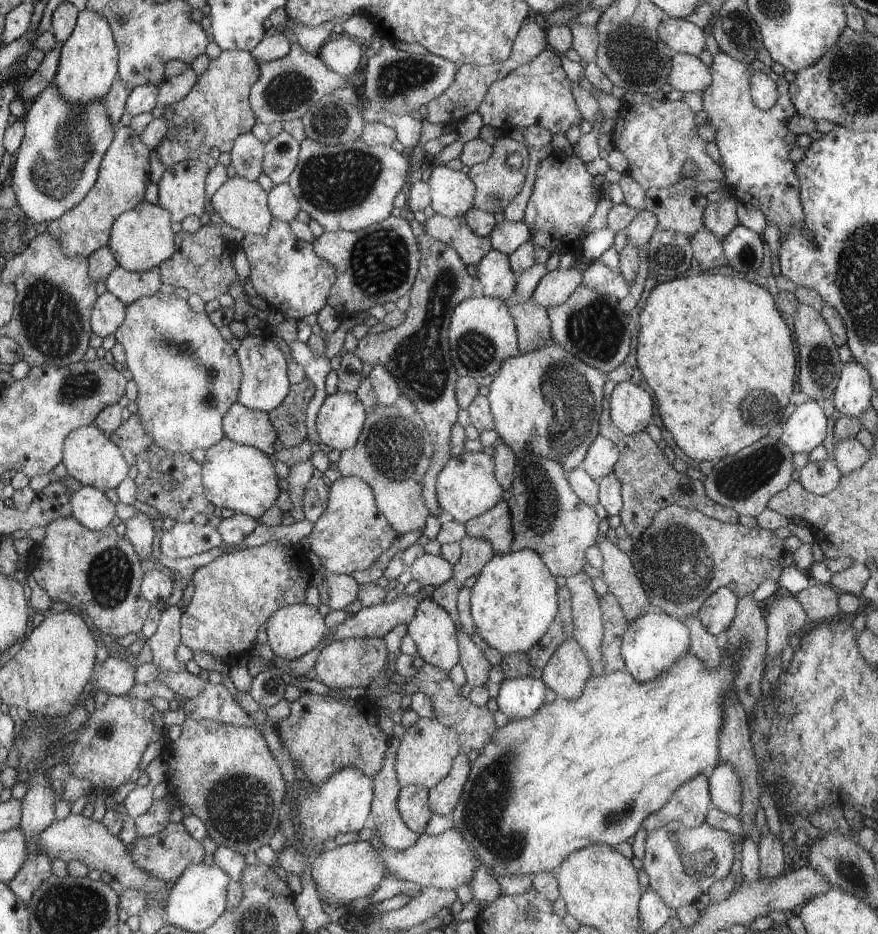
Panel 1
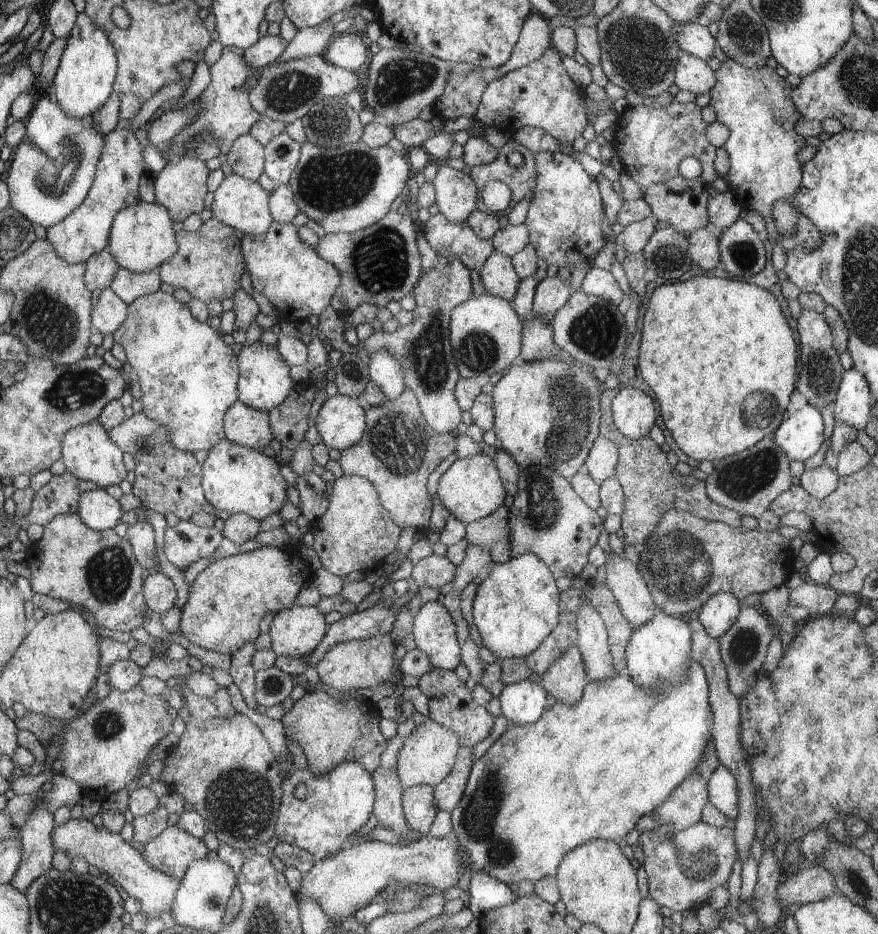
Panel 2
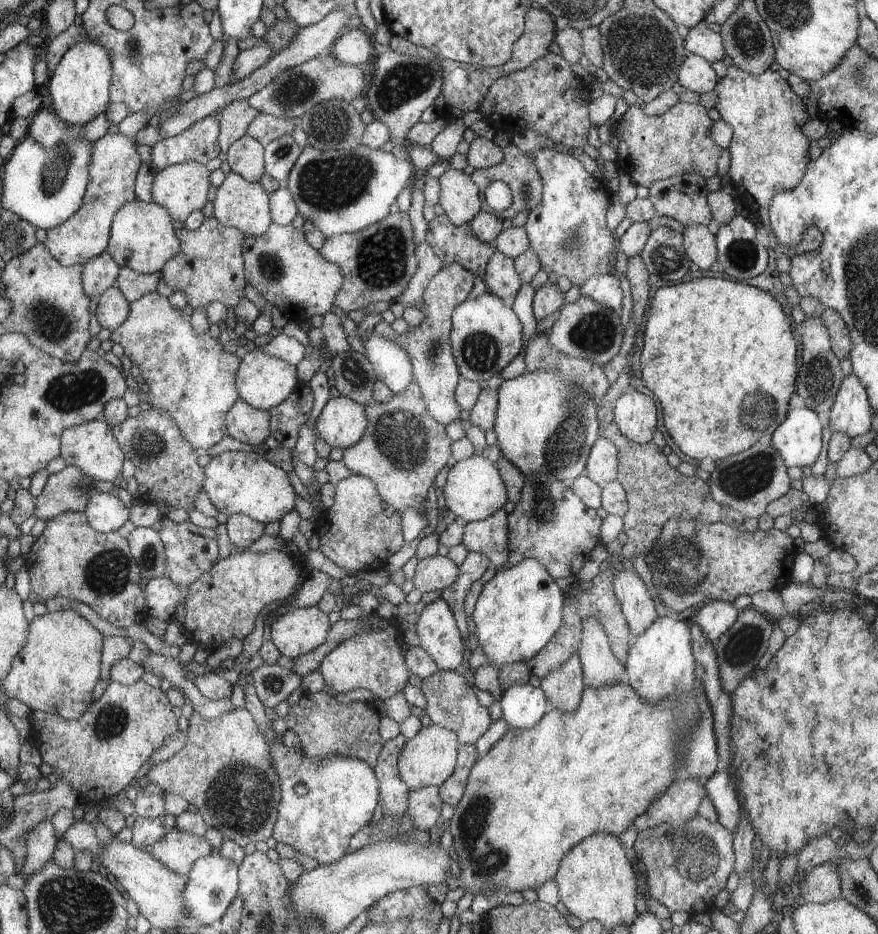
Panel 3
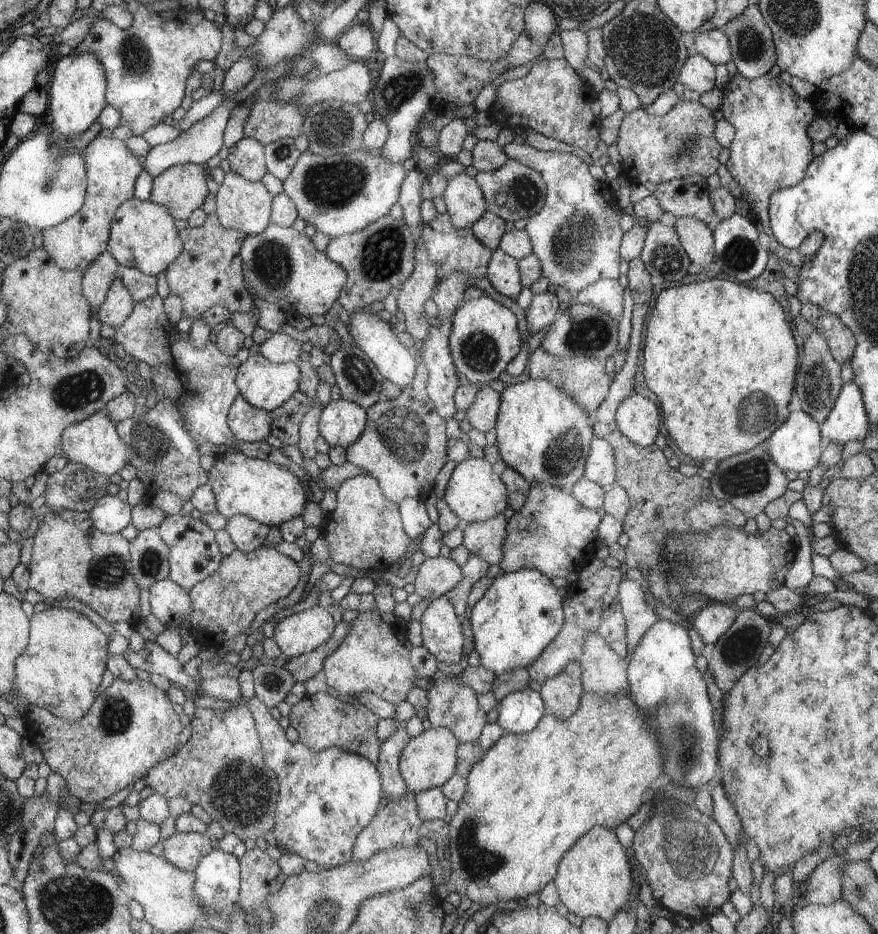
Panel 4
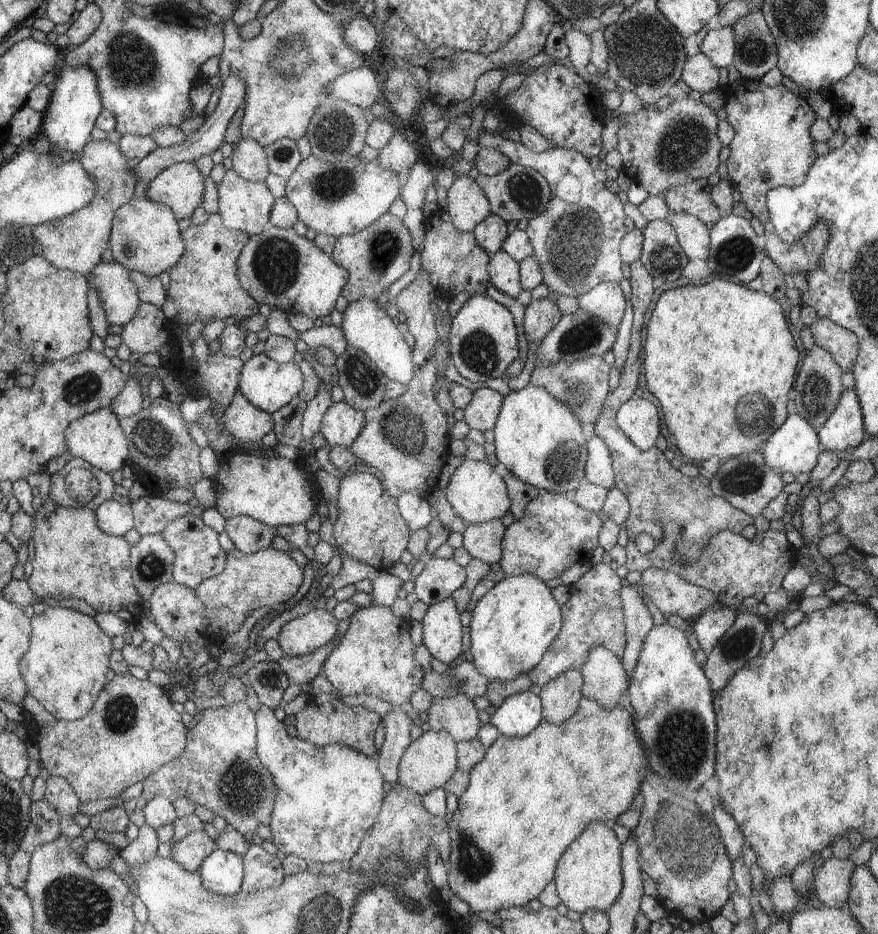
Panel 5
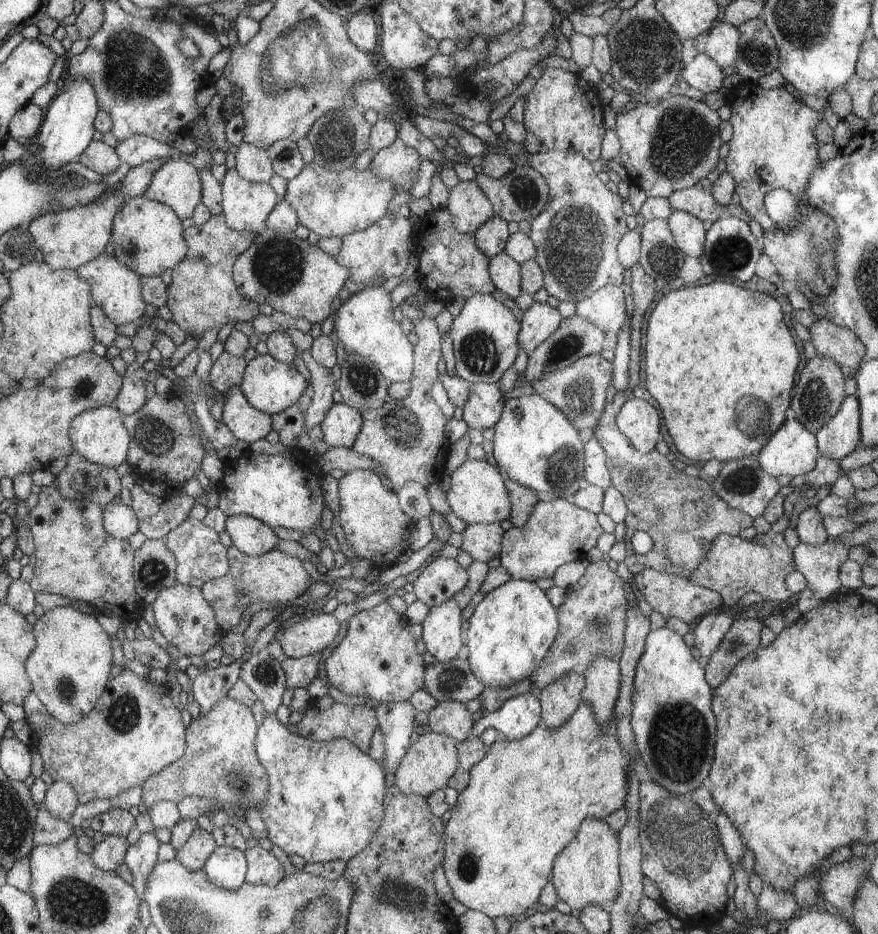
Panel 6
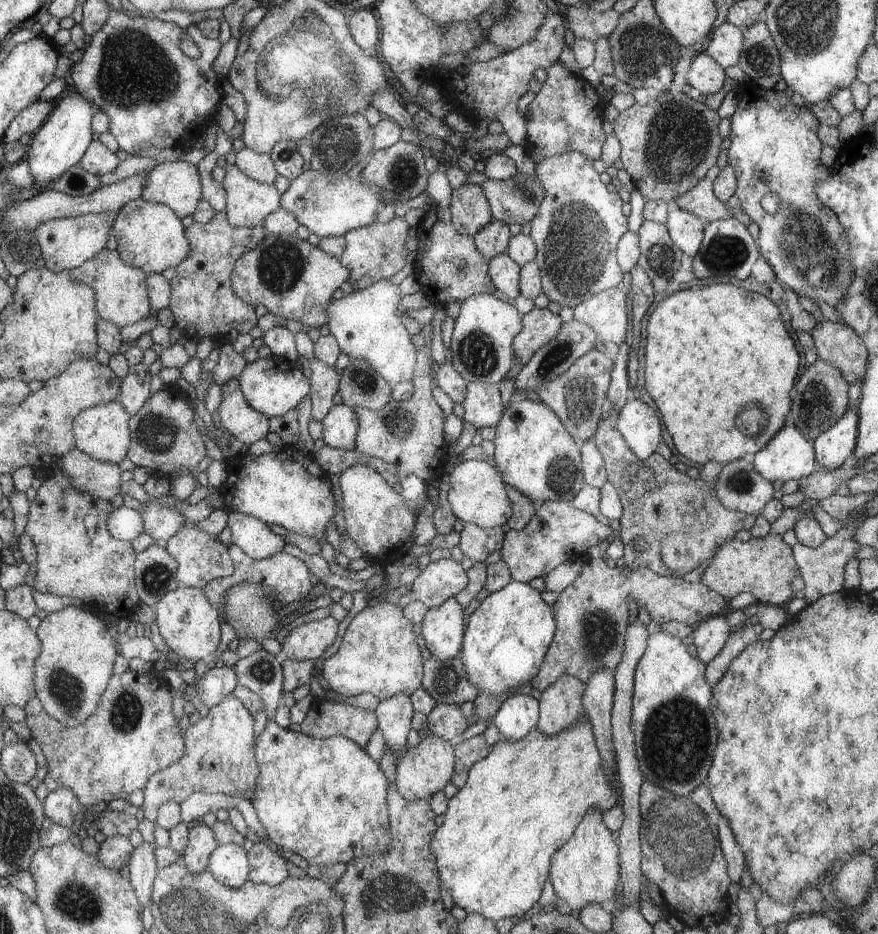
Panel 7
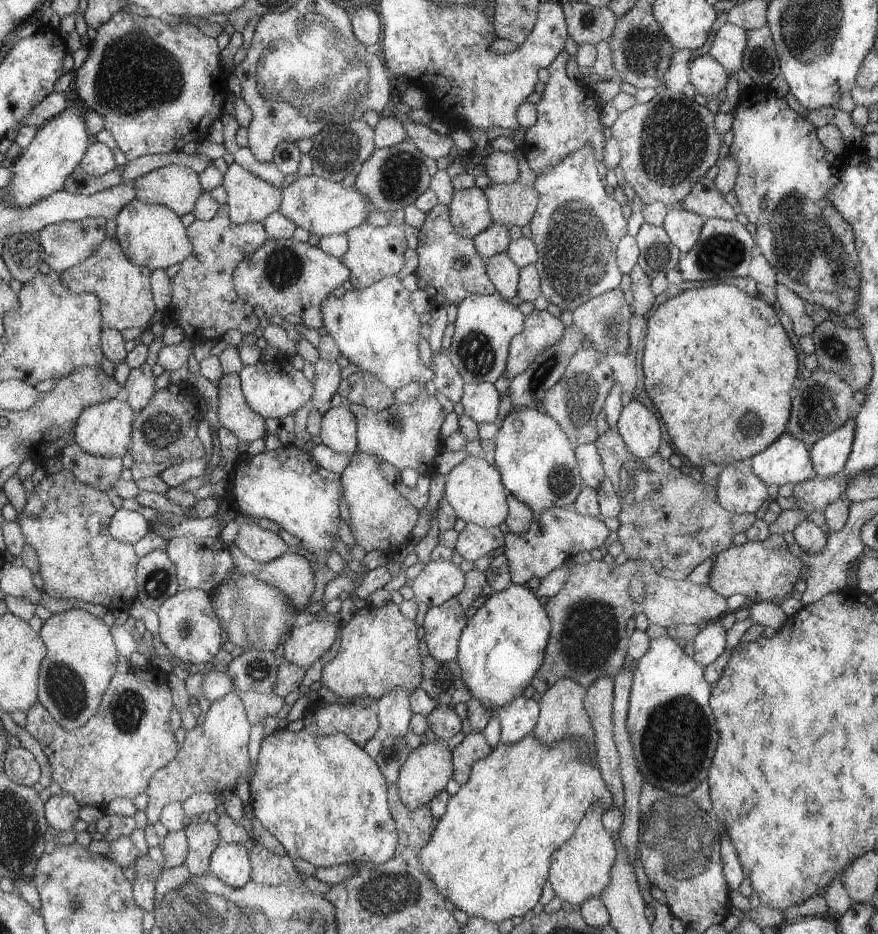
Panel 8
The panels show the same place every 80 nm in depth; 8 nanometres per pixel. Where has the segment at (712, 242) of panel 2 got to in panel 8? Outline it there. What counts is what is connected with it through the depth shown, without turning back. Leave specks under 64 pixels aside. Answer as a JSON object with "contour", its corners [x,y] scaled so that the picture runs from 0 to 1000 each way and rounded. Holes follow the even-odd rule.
{"contour":[[[777,221],[763,223],[755,236],[755,243],[777,273],[788,268],[798,255],[798,244],[805,233],[786,227]]]}

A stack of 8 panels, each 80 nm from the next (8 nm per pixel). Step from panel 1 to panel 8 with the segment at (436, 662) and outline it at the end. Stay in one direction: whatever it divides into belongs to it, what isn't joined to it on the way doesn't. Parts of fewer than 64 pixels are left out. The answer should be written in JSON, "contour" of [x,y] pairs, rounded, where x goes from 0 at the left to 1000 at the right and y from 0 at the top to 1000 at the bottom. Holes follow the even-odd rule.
{"contour":[[[519,639],[501,649],[490,650],[481,670],[489,700],[502,710],[519,707],[522,683],[533,667],[533,660]]]}

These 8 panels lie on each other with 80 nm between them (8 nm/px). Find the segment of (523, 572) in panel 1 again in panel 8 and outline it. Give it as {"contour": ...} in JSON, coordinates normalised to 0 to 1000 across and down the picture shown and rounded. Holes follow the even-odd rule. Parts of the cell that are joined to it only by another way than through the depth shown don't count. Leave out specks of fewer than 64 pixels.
{"contour":[[[585,624],[576,632],[567,633],[557,638],[550,650],[536,656],[538,664],[533,667],[524,684],[519,709],[526,716],[526,728],[535,738],[536,747],[542,748],[556,761],[559,761],[559,768],[549,785],[555,789],[560,800],[564,800],[567,799],[567,794],[572,793],[568,760],[581,753],[582,749],[595,745],[597,738],[604,734],[606,727],[613,722],[625,686],[628,668],[622,654],[615,647],[614,640],[607,634],[604,634],[601,628],[588,627]]]}

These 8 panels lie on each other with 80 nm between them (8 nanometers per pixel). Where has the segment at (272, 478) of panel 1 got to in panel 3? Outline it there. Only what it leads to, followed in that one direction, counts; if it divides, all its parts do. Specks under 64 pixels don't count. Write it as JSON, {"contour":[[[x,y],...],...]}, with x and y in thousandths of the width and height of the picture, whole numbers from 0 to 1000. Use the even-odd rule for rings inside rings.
{"contour":[[[264,482],[254,484],[249,488],[241,488],[232,503],[236,510],[235,527],[239,537],[248,547],[260,552],[278,550],[303,562],[306,559],[321,558],[322,552],[337,545],[339,531],[328,514],[328,507],[301,493],[289,493],[289,488],[285,486]]]}

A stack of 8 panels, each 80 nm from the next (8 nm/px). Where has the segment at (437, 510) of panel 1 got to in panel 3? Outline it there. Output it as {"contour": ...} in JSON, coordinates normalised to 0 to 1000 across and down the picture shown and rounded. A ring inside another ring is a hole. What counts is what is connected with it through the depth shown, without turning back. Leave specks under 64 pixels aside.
{"contour":[[[522,281],[503,285],[501,291],[485,304],[481,321],[486,327],[483,343],[476,349],[469,349],[451,363],[451,368],[460,373],[469,387],[469,409],[476,411],[487,442],[499,454],[515,454],[524,443],[523,433],[517,428],[517,418],[522,414],[526,404],[514,375],[515,340],[518,331],[531,322],[542,296],[533,291]]]}

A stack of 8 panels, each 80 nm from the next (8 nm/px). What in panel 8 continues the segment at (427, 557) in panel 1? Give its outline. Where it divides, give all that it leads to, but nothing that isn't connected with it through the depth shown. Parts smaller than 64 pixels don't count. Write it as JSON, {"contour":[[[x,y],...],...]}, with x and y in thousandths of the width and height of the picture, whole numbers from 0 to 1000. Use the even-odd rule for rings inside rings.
{"contour":[[[490,601],[476,617],[466,624],[473,646],[498,650],[518,639],[531,627],[531,613],[515,601]]]}

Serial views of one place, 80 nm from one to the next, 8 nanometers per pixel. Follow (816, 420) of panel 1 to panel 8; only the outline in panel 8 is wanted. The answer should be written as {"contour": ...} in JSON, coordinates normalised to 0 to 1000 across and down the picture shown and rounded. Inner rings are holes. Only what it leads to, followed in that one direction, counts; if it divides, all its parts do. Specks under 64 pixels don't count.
{"contour":[[[895,463],[853,494],[855,504],[872,520],[908,519],[928,511],[921,481]]]}

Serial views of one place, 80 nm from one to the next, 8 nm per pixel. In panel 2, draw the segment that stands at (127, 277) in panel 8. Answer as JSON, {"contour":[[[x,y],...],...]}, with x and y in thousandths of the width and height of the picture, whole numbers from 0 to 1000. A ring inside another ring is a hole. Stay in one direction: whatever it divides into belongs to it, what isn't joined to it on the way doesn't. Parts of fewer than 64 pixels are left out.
{"contour":[[[125,307],[116,309],[109,328],[105,330],[105,349],[117,359],[134,353],[146,340],[147,328]]]}

